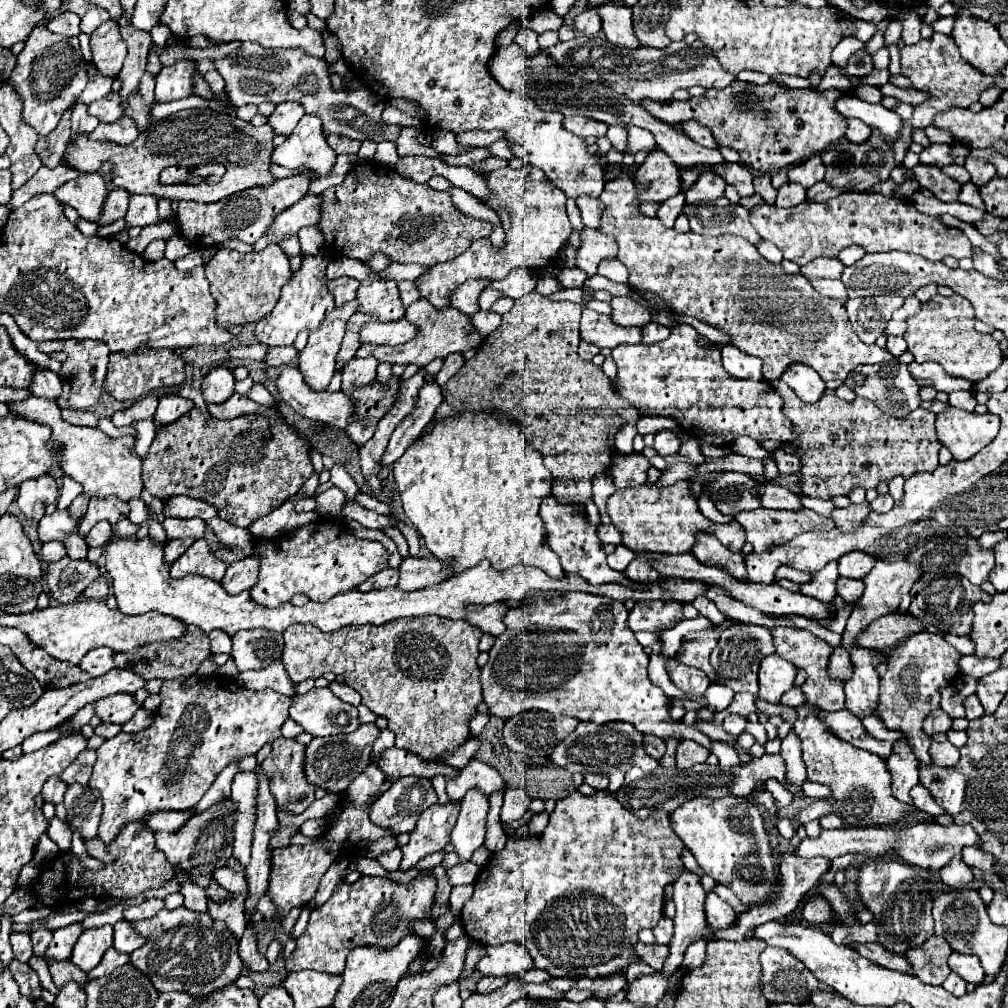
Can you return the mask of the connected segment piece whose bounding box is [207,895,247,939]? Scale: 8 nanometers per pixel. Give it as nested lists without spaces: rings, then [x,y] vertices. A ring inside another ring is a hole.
[[[233,895],[229,901],[225,903],[209,903],[209,915],[213,917],[213,921],[221,921],[229,927],[229,931],[233,931],[233,935],[237,939],[241,939],[241,935],[245,933],[245,915],[243,915],[243,897],[241,895]]]

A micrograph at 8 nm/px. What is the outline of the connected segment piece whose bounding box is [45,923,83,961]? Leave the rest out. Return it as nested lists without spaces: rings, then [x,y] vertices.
[[[71,923],[67,927],[55,929],[53,931],[53,941],[45,953],[45,957],[53,957],[57,961],[69,959],[71,957],[71,949],[77,941],[77,937],[83,933],[83,925],[81,923]]]

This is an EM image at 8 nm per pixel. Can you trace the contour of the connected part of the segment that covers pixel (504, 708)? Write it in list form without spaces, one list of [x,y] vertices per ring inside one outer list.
[[[565,593],[553,603],[535,597],[531,605],[509,609],[503,619],[507,629],[501,637],[497,635],[479,679],[489,713],[509,719],[527,709],[541,709],[593,723],[629,721],[645,735],[693,739],[711,749],[701,731],[669,715],[671,701],[647,679],[649,657],[633,635],[639,631],[661,635],[673,629],[681,621],[679,607],[681,602],[674,600],[638,601],[627,619],[621,601],[603,595]]]

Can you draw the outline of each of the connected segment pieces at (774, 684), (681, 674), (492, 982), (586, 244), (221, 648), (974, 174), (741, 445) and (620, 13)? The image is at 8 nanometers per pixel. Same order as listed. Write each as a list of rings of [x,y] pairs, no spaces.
[[[769,655],[759,667],[759,699],[769,703],[779,703],[781,695],[793,687],[797,669],[793,663],[781,659],[779,655]]]
[[[669,659],[667,663],[667,671],[671,681],[685,693],[685,695],[705,695],[709,683],[709,677],[695,667],[687,667],[677,663],[675,659]]]
[[[483,977],[479,983],[477,983],[477,993],[491,993],[491,991],[497,991],[501,989],[505,983],[509,981],[509,977]]]
[[[583,227],[581,231],[581,247],[577,251],[575,265],[587,271],[587,277],[593,277],[597,273],[597,265],[605,257],[615,257],[617,243],[611,235],[603,235],[599,231],[593,231],[591,227]]]
[[[225,631],[209,633],[211,653],[231,653],[231,637]]]
[[[967,159],[965,169],[971,175],[971,183],[975,183],[977,187],[989,183],[989,179],[995,177],[995,167],[983,159]]]
[[[737,437],[735,443],[731,445],[731,449],[739,455],[745,455],[745,457],[755,457],[755,459],[763,459],[763,457],[773,457],[769,451],[765,451],[755,439],[749,439],[749,437]]]
[[[607,3],[599,7],[599,15],[603,19],[603,33],[609,43],[621,45],[627,49],[637,49],[639,39],[635,37],[631,23],[631,9],[621,7],[617,3]]]

